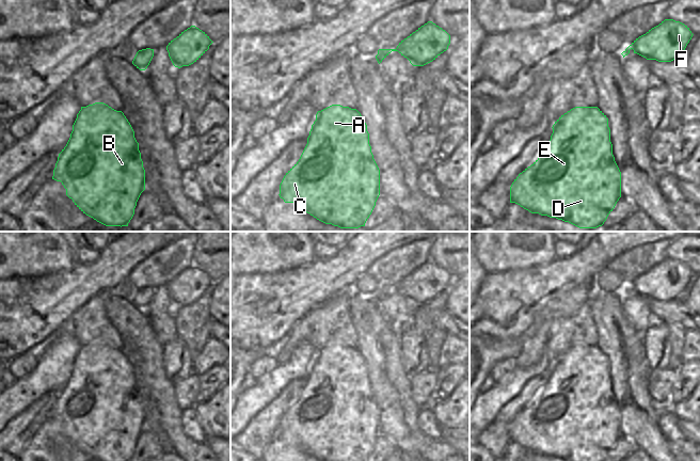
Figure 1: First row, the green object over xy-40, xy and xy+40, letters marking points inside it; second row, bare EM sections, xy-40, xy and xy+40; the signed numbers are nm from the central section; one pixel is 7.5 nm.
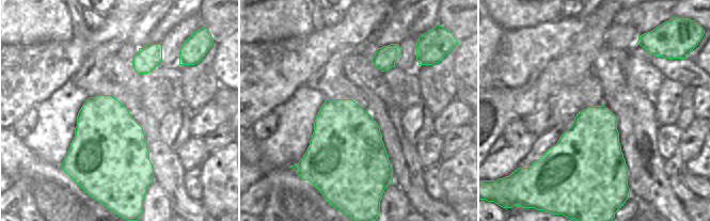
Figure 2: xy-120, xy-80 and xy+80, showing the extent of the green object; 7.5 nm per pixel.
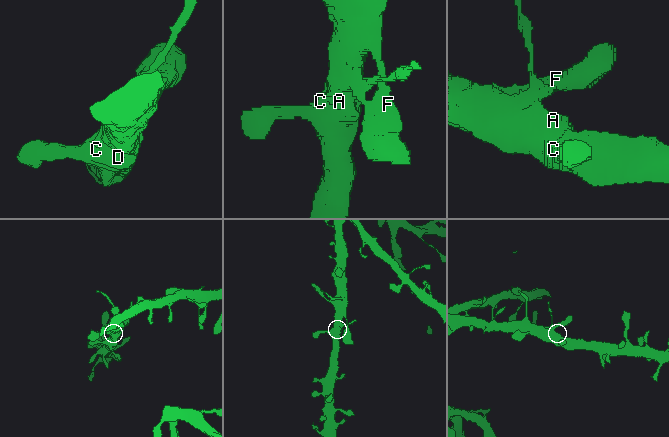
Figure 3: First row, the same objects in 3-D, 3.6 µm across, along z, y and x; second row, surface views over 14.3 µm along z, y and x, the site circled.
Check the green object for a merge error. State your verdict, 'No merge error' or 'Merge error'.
No merge error

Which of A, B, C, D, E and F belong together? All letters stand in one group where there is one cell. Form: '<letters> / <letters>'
A B C D E F

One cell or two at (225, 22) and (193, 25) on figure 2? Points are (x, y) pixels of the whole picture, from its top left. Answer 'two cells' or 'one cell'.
two cells

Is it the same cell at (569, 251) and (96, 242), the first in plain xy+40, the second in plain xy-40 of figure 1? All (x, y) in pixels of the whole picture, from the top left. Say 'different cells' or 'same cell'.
different cells

